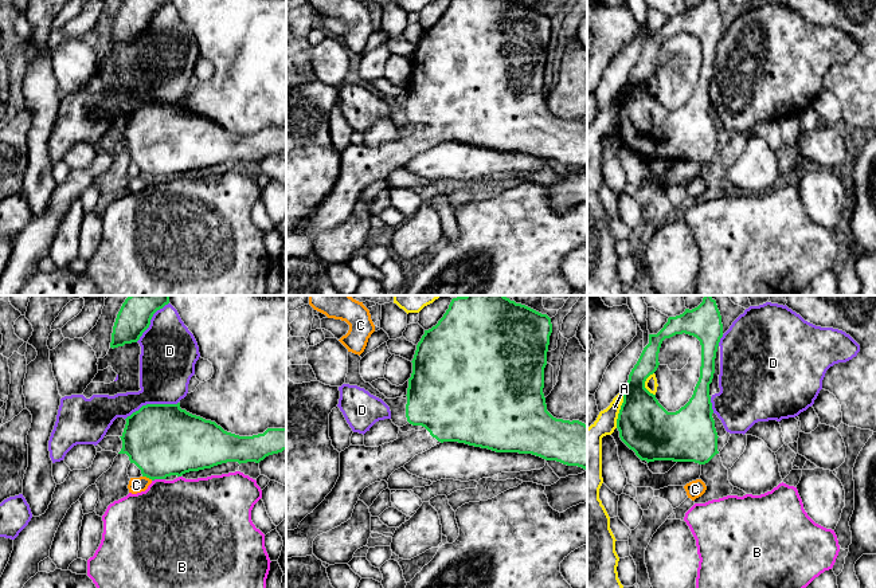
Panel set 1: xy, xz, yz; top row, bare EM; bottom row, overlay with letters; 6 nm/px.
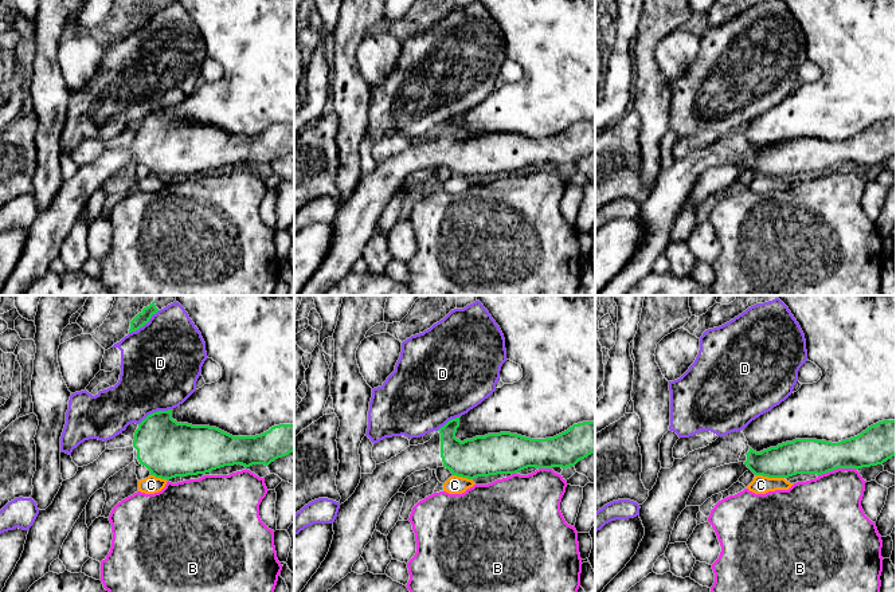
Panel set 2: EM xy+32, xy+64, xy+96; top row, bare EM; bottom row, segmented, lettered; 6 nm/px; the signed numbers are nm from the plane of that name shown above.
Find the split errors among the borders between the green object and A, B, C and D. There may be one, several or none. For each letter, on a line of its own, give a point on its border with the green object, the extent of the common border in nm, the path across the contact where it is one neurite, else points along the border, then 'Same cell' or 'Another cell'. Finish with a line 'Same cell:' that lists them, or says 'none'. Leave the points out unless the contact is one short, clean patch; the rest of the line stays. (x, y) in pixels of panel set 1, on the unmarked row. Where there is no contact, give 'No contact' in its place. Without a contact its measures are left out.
A: Touches green at yz (621, 108). Shared border 240 nm. Another cell
B: Touches green at xy (157, 177). Shared border 80 nm. Another cell
C: Touches green at xy (148, 176). Shared border 70 nm. Another cell
D: Touches green at xy (151, 104). Shared border 340 nm. Another cell
Same cell: none

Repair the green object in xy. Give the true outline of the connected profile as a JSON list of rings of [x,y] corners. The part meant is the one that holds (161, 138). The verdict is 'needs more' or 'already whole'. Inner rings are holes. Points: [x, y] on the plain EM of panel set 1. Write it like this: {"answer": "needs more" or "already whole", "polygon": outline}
{"answer": "already whole", "polygon": [[[146,103],[126,118],[122,134],[122,148],[142,176],[152,180],[171,175],[181,176],[189,170],[211,168],[214,165],[238,161],[259,162],[266,156],[286,149],[286,128],[267,128],[263,133],[239,136],[224,130],[215,121],[192,114],[177,103]]]}

